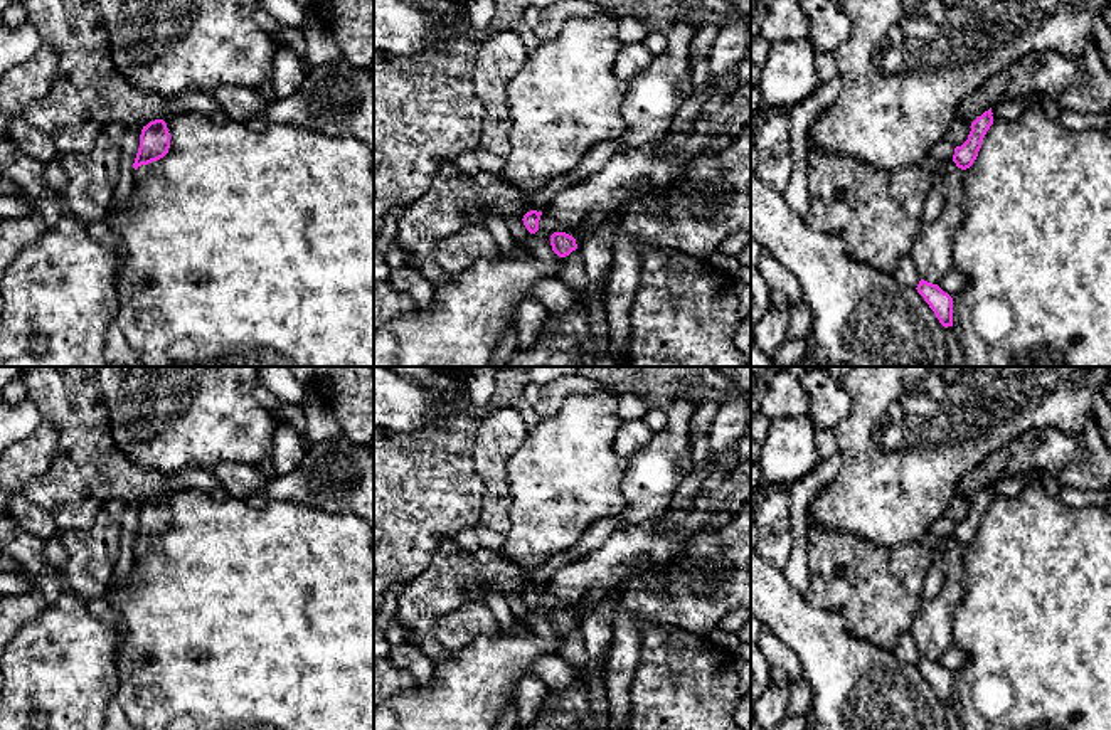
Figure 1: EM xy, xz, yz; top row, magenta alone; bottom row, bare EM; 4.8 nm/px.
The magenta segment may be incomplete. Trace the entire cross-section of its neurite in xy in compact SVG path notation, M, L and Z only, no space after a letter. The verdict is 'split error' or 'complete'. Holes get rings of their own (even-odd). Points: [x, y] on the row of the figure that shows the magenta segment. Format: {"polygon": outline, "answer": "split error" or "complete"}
{"polygon": "M163 119L150 121L143 126L140 135L140 148L133 163L136 170L141 165L148 165L163 158L170 148L170 133Z", "answer": "complete"}

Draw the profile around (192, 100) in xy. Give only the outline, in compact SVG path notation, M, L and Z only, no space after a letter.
M189 87L165 101L165 116L162 119L167 121L170 116L183 113L214 114L217 111L221 111L221 106L214 99L212 93L199 87Z

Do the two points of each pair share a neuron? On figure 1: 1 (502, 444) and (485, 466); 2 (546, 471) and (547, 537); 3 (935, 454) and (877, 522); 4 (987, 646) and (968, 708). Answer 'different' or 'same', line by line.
1: same
2: same
3: same
4: same

